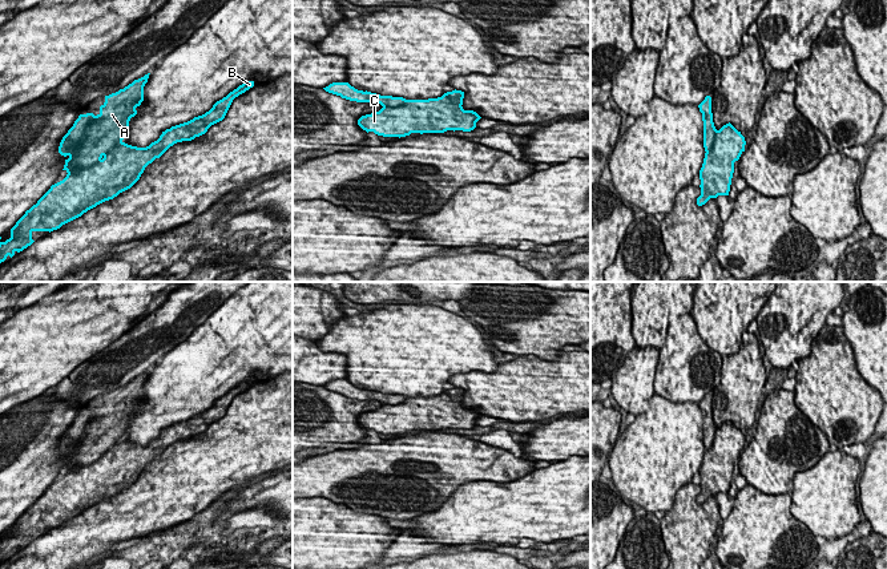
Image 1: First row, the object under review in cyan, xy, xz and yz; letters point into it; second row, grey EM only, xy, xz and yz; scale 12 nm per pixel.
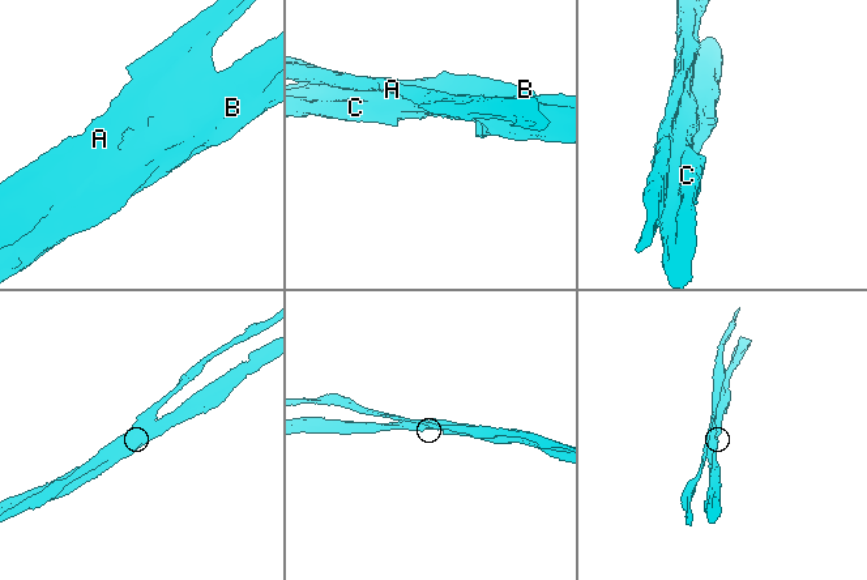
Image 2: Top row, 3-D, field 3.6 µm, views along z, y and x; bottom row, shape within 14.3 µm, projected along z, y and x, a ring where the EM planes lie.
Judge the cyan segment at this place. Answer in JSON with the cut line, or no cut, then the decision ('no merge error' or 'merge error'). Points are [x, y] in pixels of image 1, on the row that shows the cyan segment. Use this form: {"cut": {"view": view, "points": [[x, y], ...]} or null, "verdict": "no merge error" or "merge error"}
{"cut": {"view": "xy", "points": [[100, 158], [92, 165], [68, 174]]}, "verdict": "merge error"}

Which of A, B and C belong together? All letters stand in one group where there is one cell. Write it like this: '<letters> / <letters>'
A / B C

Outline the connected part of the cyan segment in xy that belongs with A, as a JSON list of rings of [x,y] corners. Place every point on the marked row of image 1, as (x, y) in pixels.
[[[149,74],[105,96],[97,116],[93,113],[78,116],[59,146],[59,153],[69,157],[63,170],[76,174],[81,169],[93,166],[122,142],[129,130],[130,118],[137,114],[136,108],[144,101],[144,86]]]

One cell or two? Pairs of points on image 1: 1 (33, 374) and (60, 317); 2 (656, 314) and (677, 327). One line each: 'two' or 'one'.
1: one
2: two

